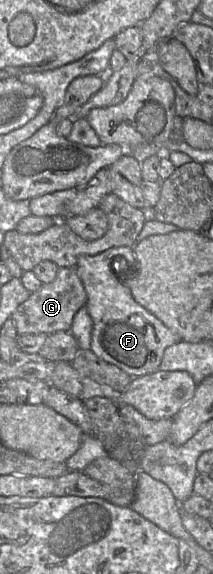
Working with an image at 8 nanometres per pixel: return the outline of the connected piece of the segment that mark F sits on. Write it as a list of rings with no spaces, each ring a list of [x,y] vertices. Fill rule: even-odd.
[[[120,246],[107,249],[97,255],[81,256],[78,258],[75,268],[87,294],[85,307],[93,321],[90,349],[101,359],[116,365],[134,378],[160,370],[165,349],[181,341],[181,338],[154,314],[135,301],[130,289],[124,283],[123,274],[126,273],[128,264],[137,266],[133,248]]]

